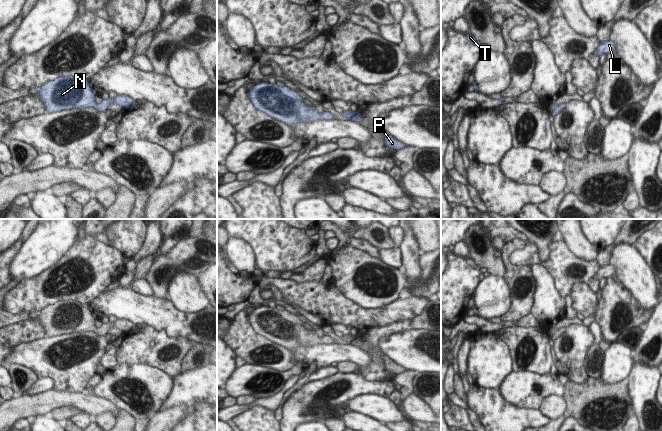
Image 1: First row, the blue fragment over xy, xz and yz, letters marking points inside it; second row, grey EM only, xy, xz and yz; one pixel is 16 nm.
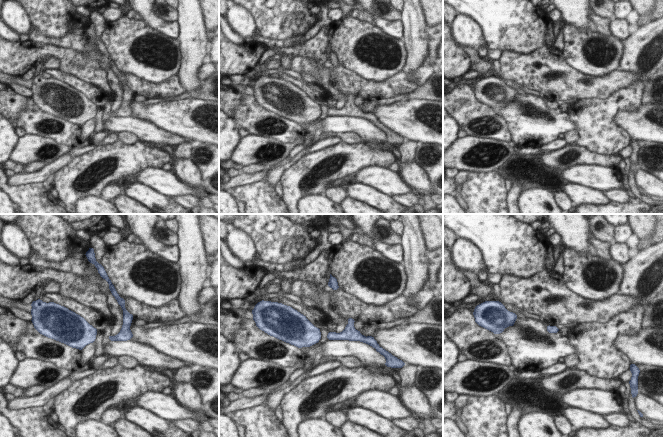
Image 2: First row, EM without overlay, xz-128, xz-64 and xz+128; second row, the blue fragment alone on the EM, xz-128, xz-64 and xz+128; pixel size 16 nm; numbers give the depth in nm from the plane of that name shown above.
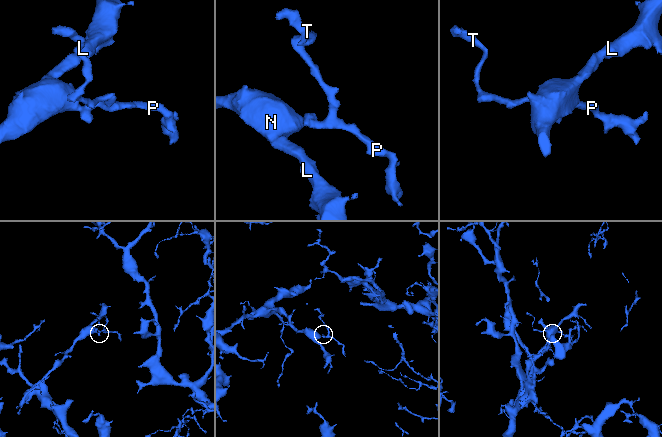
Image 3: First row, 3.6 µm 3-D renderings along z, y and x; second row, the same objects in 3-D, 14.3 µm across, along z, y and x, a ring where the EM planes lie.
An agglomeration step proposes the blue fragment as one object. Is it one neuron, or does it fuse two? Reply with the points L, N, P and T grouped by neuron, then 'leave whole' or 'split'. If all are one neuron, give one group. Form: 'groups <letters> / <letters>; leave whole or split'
groups L N P T; leave whole

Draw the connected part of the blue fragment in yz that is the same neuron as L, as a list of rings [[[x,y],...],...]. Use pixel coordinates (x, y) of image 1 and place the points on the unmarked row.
[[[613,264],[602,266],[595,274],[594,278],[599,281],[603,278],[608,279],[609,277],[616,275],[616,267]]]

